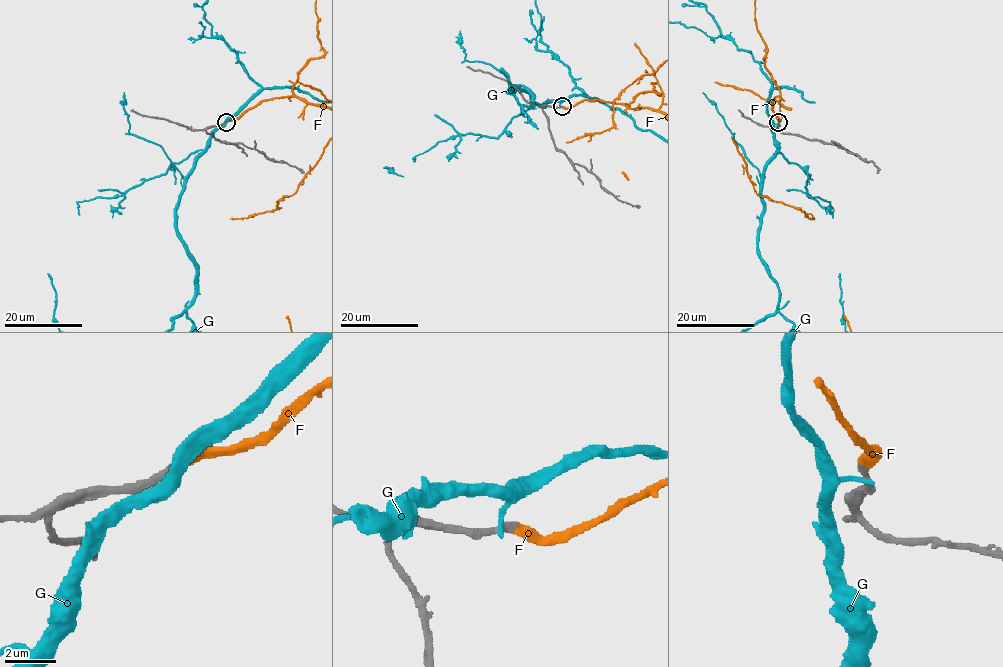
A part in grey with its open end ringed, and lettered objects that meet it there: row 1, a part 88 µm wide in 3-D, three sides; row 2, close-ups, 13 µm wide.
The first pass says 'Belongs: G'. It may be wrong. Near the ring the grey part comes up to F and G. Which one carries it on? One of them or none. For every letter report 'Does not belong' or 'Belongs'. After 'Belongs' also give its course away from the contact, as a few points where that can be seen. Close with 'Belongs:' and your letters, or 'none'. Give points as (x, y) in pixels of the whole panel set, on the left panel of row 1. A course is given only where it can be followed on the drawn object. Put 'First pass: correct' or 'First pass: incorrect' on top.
First pass: incorrect
F: Belongs
G: Does not belong
Belongs: F

